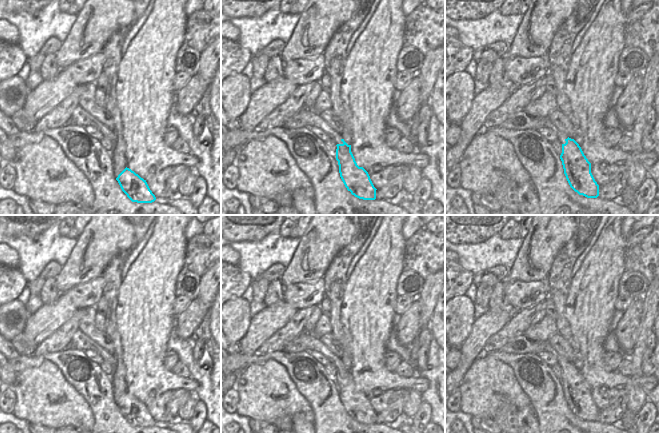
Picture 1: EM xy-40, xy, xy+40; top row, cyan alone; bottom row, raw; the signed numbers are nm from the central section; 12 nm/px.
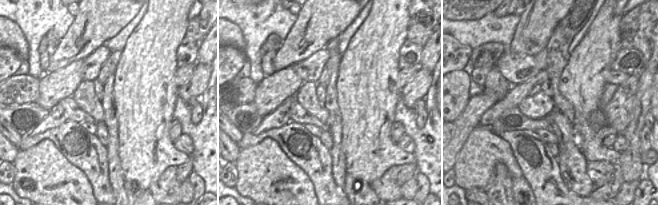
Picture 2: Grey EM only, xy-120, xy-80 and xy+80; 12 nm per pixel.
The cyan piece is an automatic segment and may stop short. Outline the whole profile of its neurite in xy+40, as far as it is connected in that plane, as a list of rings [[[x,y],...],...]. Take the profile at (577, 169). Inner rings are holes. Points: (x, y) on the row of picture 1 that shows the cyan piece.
[[[568,137],[565,141],[566,143],[562,144],[560,159],[570,187],[579,195],[597,198],[599,185],[591,173],[591,163],[574,139]]]

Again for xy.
[[[344,139],[341,141],[342,144],[336,145],[336,160],[345,187],[359,199],[375,200],[377,189],[374,187],[368,172],[357,165],[351,152],[351,145],[348,145]]]

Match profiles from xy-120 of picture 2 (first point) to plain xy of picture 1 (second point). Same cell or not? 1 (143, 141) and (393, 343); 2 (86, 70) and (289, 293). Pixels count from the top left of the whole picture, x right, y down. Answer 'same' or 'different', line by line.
1: different
2: same

